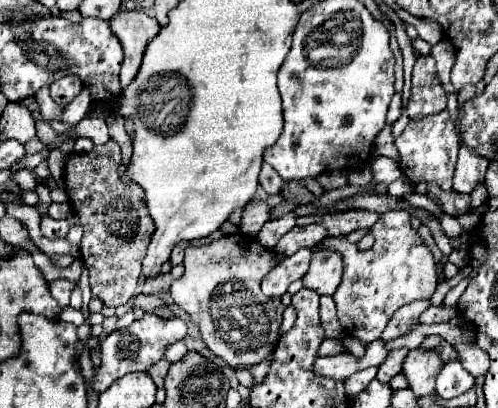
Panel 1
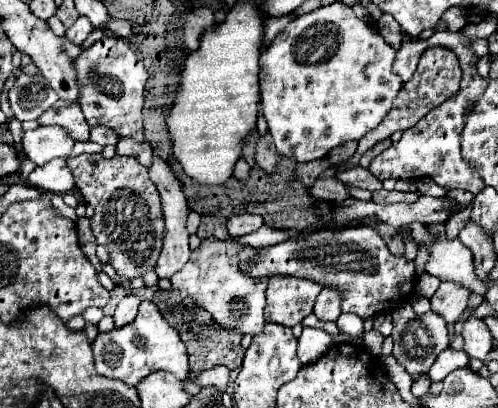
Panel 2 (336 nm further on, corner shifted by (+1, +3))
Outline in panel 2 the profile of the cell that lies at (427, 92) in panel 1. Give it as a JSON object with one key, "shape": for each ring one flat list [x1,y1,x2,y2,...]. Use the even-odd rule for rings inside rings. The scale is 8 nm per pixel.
{"shape":[[436,46,436,48,428,48,420,62,418,62,418,70,414,72,414,78,410,82,406,82,398,94,398,98,394,100,394,108,388,112,388,116,382,120,382,124,374,130,374,132,368,132,360,142,358,142,358,150,356,154,348,160,346,166,340,166,336,168,338,170,344,170,344,168,352,168,354,164,358,164,358,158,368,150,372,148,376,142,384,140,384,138,390,138,394,132,398,130,408,130,412,128,418,120,422,120,432,108,440,106,442,102,446,102,448,98,456,96,458,88,460,88,460,78,462,78,462,70,458,66,458,58,452,50,448,48,442,48,442,46]]}

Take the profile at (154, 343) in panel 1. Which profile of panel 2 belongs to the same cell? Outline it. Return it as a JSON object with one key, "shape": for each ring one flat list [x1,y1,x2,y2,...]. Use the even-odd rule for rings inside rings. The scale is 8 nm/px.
{"shape":[[142,302,136,320,130,322,126,328,114,328,112,332,98,334,96,342,92,344,92,352,98,374,122,380,128,386,136,386,138,380,144,380,150,372,158,370,172,372,180,380,188,378,186,346,180,340,178,332,164,320,164,316,152,302]]}

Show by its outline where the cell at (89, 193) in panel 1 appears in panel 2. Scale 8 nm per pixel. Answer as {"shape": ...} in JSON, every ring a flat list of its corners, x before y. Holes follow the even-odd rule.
{"shape":[[80,154,68,158,68,168,74,172,76,188,82,192,84,202,94,208,92,232,98,244,104,244,110,254,110,264,124,278,138,278,152,270,164,238,162,204,158,188,148,176,148,170,136,160,126,156,104,158,102,154]]}

